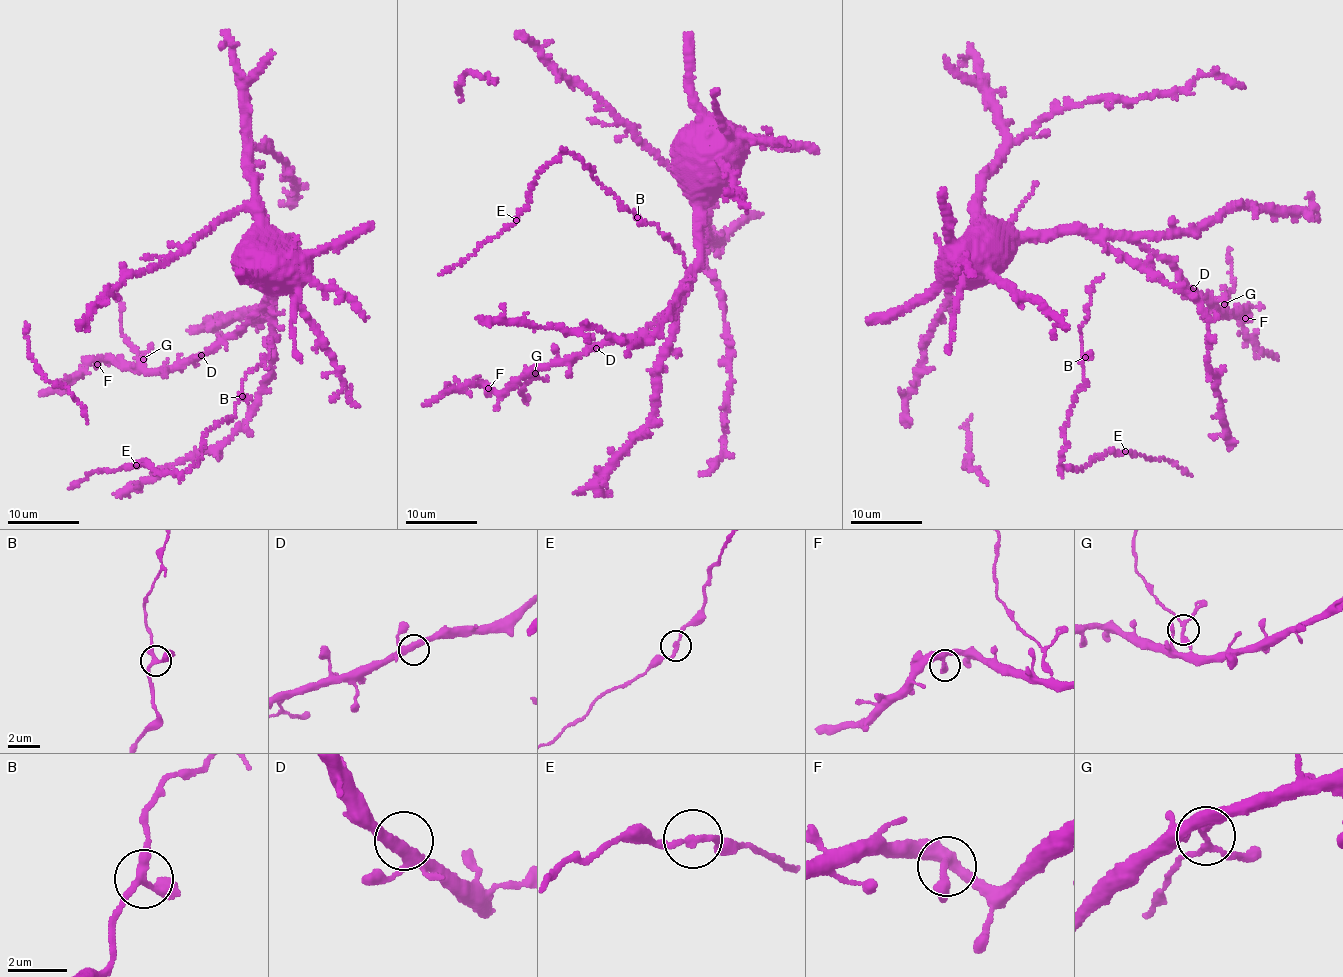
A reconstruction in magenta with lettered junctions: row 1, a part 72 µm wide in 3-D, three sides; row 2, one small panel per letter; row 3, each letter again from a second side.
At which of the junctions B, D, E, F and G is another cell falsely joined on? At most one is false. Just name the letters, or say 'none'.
G

